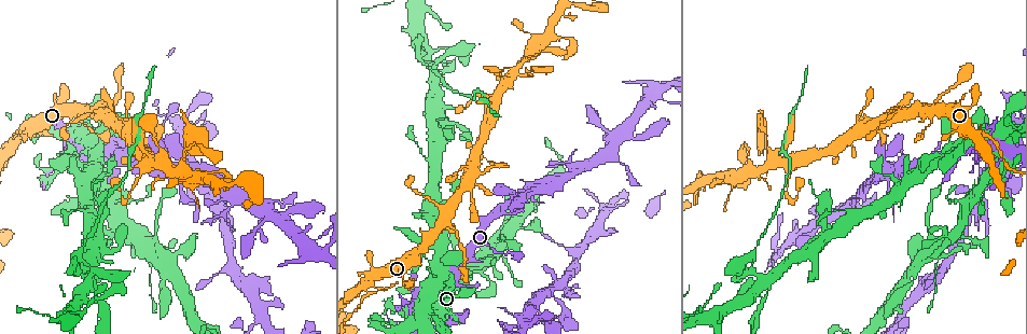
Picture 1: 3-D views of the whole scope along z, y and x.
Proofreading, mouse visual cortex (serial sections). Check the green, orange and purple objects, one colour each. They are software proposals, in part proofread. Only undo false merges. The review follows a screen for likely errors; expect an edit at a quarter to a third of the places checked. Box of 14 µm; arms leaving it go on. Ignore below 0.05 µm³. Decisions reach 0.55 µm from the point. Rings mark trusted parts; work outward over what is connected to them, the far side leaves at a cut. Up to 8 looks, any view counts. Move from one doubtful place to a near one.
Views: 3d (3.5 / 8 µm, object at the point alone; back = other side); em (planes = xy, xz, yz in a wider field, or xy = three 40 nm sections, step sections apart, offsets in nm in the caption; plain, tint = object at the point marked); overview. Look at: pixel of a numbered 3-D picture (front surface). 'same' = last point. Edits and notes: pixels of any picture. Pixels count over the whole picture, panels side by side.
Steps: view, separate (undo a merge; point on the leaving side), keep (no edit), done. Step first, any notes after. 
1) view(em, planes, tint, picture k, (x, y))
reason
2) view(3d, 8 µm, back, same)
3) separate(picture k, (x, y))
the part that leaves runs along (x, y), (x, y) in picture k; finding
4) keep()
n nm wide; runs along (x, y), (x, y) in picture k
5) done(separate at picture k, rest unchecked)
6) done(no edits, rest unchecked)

view(3d, 3.5 µm, picture 1, (366, 285))

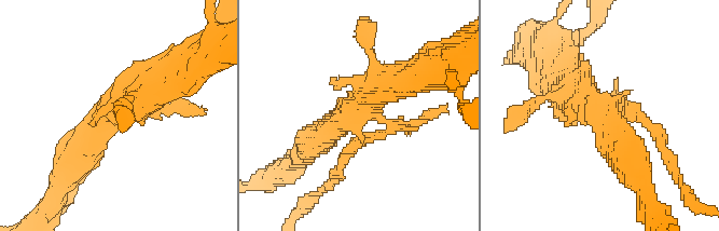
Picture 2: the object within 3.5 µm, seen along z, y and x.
view(em, xy, step 1, tint, picture 2, (112, 113))
need the tissue

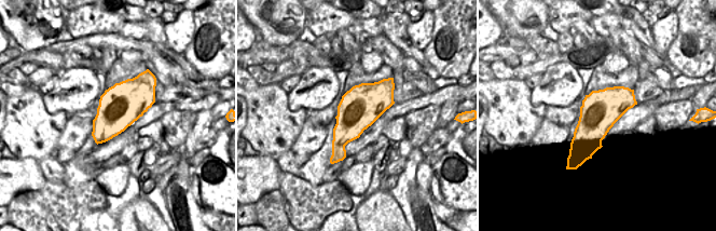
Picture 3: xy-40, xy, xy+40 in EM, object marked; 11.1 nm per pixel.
view(em, xy, step 2, tint, same)

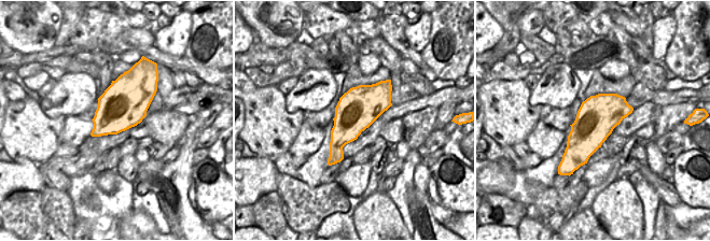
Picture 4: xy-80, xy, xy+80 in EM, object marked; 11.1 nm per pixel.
separate(picture 2, (648, 123))
the part that leaves runs along (623, 106), (657, 133), (678, 182) in picture 2; two cells meet here

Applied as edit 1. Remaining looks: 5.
view(3d, 3.5 µm, picture 1, (887, 172))
sharp bend

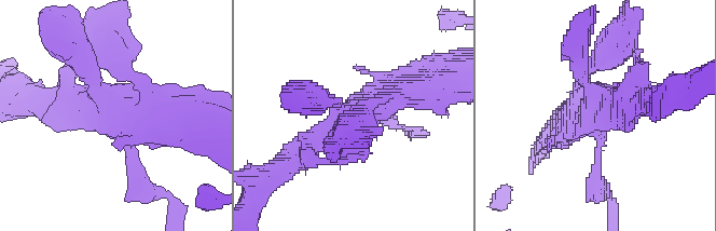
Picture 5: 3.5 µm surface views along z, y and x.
keep()
one cell here

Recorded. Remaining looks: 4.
view(3d, 3.5 µm, picture 1, (790, 175))
thick turns thin

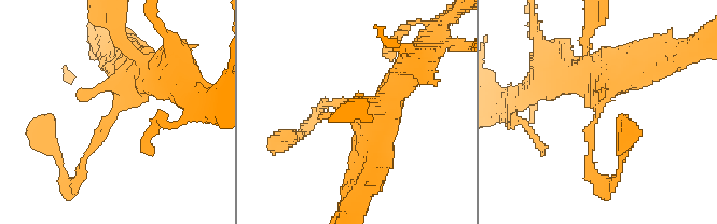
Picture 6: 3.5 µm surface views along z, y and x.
view(em, xy, step 3, tint, picture 6, (596, 117))
arms of 100, 500 nm; shape alone is not enough

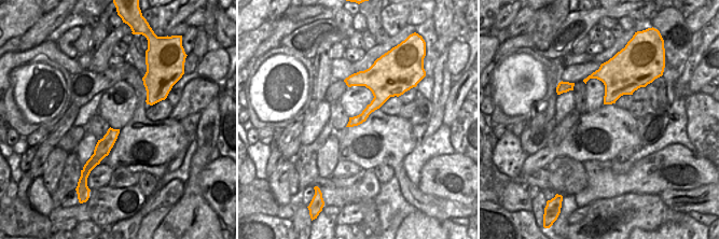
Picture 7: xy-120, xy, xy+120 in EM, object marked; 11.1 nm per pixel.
keep()
runs along (137, 69), (78, 178) in picture 6; one cell here

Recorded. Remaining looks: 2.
done(separate at picture 2, rest unchecked)

